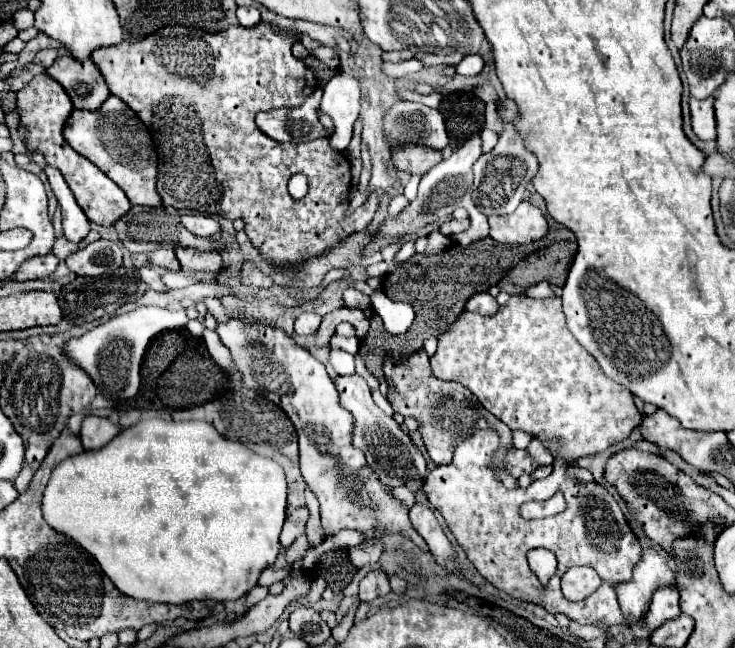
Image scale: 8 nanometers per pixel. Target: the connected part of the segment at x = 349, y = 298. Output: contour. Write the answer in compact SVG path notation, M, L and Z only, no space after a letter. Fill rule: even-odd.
M354 288L344 290L342 300L344 300L344 306L346 306L346 308L358 308L358 310L364 310L364 312L370 310L370 298L368 298L366 294L354 290Z

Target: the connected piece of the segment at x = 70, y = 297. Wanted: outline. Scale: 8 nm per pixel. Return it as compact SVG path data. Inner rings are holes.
M120 270L120 272L104 274L98 278L80 278L78 276L74 282L62 286L62 290L58 294L58 304L62 308L62 316L70 324L80 326L84 322L94 322L98 318L114 314L114 310L120 308L122 304L142 298L144 290L146 290L146 284L140 278L136 278L136 272L130 272L130 270L126 270L126 272Z

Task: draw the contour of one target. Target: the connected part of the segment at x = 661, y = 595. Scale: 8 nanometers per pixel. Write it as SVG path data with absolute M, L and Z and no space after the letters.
M658 588L654 592L650 610L644 618L644 626L648 628L648 632L652 632L658 626L662 626L666 620L672 620L672 618L678 618L678 616L680 616L678 590L676 588Z

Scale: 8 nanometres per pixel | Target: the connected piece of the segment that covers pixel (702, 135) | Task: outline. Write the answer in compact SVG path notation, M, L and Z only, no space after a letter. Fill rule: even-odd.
M690 98L690 112L692 112L692 128L696 136L704 142L716 140L716 116L714 116L714 98L696 100Z

